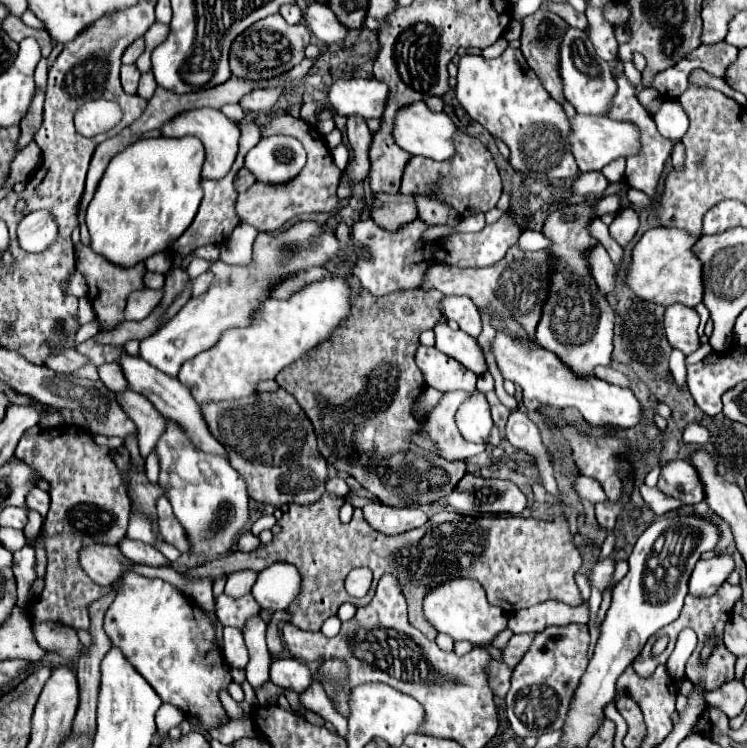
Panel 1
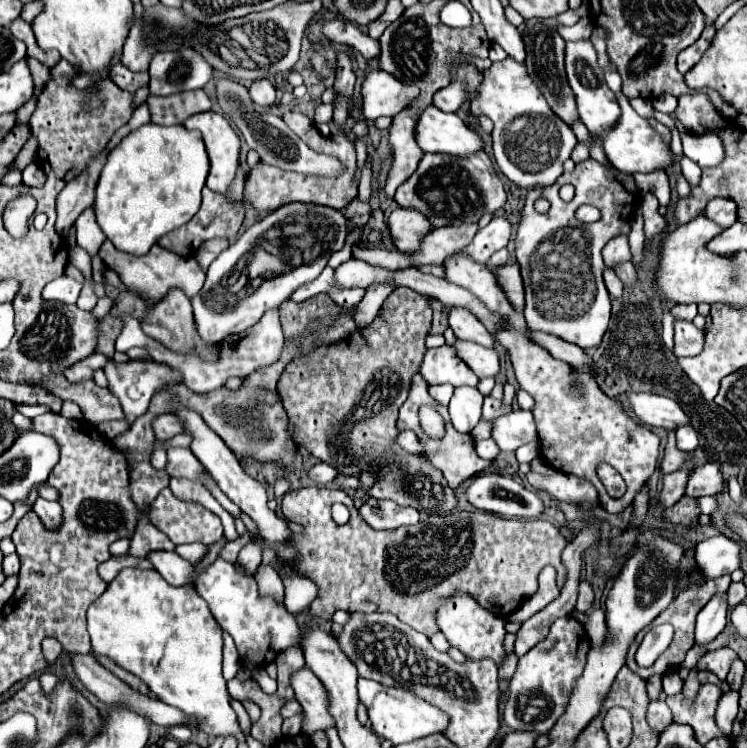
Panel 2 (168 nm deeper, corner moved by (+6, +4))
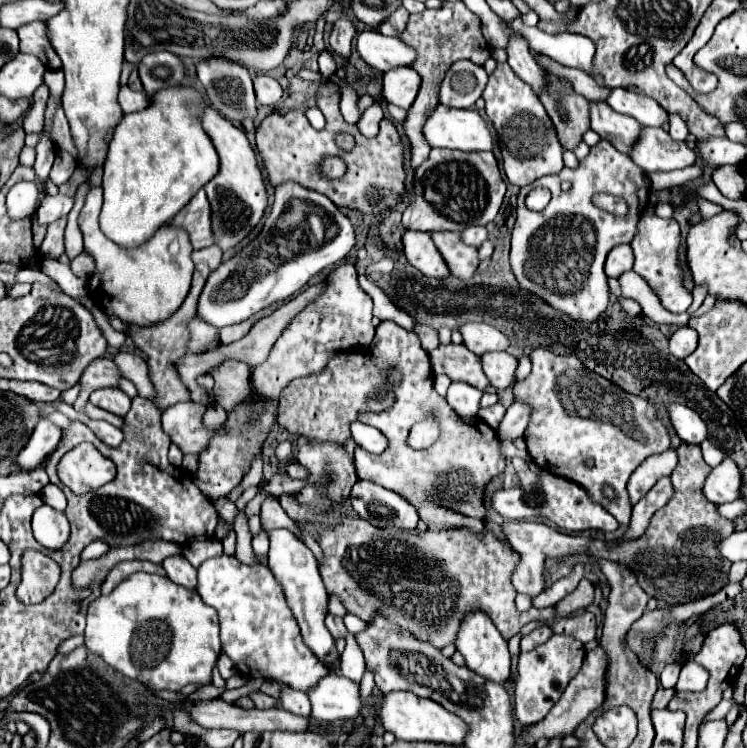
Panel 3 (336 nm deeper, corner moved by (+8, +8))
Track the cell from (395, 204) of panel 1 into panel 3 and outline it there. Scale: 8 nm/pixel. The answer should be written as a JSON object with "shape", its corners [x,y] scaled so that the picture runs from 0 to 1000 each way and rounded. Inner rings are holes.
{"shape":[[[542,306],[537,322],[539,322],[539,336],[542,336],[545,349],[553,357],[558,357],[564,365],[569,365],[572,370],[582,370],[582,373],[593,373],[601,368],[601,360],[572,309]]]}

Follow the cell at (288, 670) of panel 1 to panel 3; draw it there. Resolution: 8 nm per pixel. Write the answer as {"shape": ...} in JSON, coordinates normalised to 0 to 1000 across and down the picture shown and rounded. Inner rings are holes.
{"shape":[[[435,902],[411,929],[416,937],[414,961],[427,972],[454,961],[470,961],[483,951],[481,913],[459,902]]]}

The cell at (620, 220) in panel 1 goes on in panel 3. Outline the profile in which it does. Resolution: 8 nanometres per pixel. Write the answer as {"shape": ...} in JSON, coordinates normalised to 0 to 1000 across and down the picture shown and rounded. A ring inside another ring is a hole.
{"shape":[[[826,328],[815,336],[810,349],[810,365],[813,370],[829,370],[831,365],[842,362],[847,357],[847,336],[845,328]]]}

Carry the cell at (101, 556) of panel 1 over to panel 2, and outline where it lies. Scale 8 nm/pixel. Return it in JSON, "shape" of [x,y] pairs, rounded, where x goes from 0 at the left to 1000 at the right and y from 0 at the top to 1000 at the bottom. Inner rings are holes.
{"shape":[[[162,742],[162,745],[149,745],[146,750],[135,753],[133,769],[146,779],[151,777],[162,761],[167,758],[186,758],[186,761],[205,761],[199,747],[186,747],[186,745],[175,745],[175,742]]]}

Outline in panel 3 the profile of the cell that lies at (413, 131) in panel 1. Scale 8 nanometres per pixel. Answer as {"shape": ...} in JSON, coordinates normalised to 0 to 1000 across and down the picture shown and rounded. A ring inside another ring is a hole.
{"shape":[[[585,140],[566,170],[566,180],[577,197],[614,202],[657,202],[657,178],[636,146],[606,146]]]}

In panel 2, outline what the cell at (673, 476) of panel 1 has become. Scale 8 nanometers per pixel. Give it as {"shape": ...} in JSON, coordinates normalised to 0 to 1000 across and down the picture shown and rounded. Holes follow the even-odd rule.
{"shape":[[[946,619],[936,624],[920,646],[922,664],[944,664],[944,662],[963,662],[968,659],[968,635],[960,619]]]}

